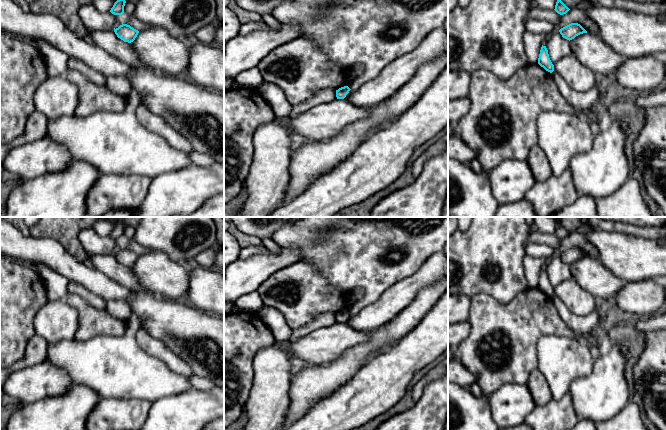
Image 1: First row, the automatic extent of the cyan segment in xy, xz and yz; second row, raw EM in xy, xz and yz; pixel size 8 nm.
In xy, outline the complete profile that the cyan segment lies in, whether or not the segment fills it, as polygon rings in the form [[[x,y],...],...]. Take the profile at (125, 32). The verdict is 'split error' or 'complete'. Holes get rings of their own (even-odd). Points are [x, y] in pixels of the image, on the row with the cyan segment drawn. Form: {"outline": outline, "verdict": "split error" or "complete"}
{"outline": [[[122,24],[118,28],[114,28],[114,32],[118,38],[124,42],[131,43],[137,37],[139,31],[127,24]]], "verdict": "complete"}

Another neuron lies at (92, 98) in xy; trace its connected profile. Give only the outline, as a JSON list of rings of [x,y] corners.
[[[69,69],[65,77],[70,82],[74,83],[78,89],[79,103],[75,110],[75,116],[87,117],[99,111],[121,112],[125,109],[127,98],[113,93],[106,84],[96,85],[95,83],[87,79],[81,72],[78,72],[75,69]]]

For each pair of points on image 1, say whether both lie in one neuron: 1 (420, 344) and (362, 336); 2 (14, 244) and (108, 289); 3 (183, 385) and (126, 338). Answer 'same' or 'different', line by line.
1: different
2: same
3: same

